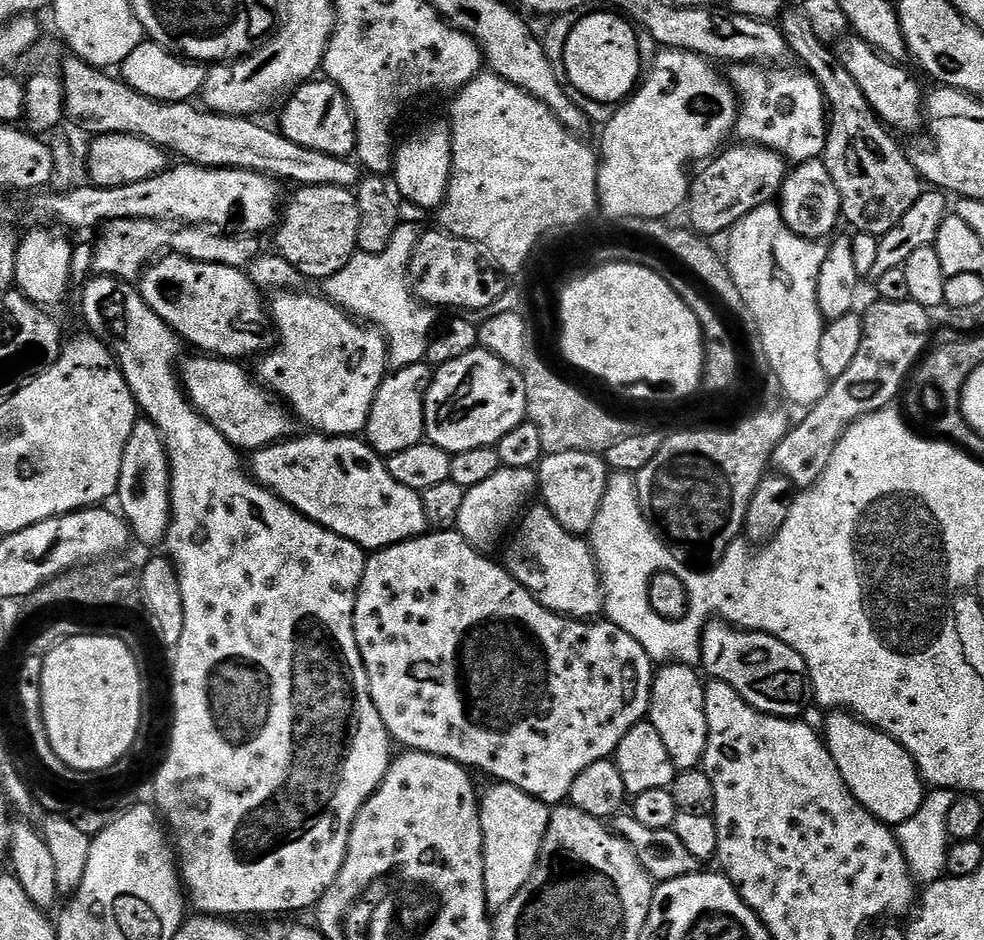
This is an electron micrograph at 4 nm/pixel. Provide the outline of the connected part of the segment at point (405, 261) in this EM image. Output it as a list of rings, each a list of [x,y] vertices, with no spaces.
[[[408,220],[401,221],[382,254],[366,254],[357,250],[350,262],[338,270],[338,274],[322,281],[324,299],[338,305],[349,316],[378,329],[385,336],[389,363],[393,369],[421,363],[427,357],[434,324],[440,316],[437,309],[423,305],[412,295],[407,275],[421,235],[421,228]]]

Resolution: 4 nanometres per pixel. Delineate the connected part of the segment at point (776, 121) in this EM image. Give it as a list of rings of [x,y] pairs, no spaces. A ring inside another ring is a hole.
[[[734,64],[726,76],[738,97],[738,115],[734,129],[737,141],[757,148],[769,148],[793,165],[823,157],[827,144],[829,113],[823,91],[807,71],[787,72],[784,66]]]

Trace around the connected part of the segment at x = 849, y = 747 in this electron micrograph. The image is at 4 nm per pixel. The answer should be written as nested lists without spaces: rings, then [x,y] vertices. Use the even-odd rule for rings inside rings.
[[[833,712],[836,713],[829,715],[822,725],[822,739],[834,758],[834,766],[838,766],[838,774],[842,774],[846,786],[850,786],[850,794],[884,824],[895,826],[906,822],[906,818],[911,818],[918,806],[922,806],[926,795],[926,785],[920,779],[914,758],[910,758],[908,750],[894,738],[870,727],[852,713]]]

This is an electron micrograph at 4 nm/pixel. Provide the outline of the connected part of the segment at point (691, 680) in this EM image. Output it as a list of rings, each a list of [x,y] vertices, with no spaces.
[[[686,664],[663,665],[652,677],[652,700],[648,703],[647,719],[662,737],[662,743],[670,753],[670,762],[682,772],[701,767],[708,741],[704,709],[706,684],[700,681],[701,673],[696,671],[695,667]]]

